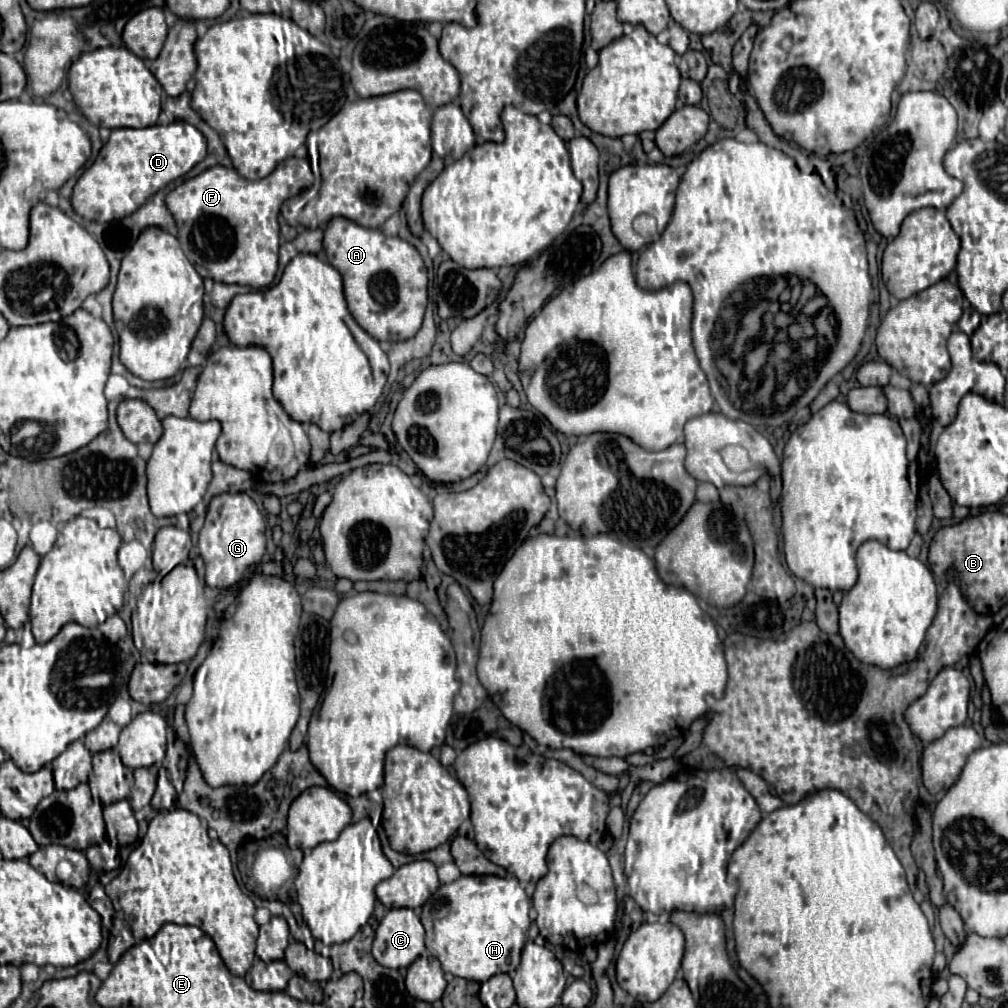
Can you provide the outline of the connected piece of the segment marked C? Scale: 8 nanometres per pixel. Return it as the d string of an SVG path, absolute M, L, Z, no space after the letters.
M391 908L379 922L373 958L387 968L407 968L425 950L425 930L411 908Z

